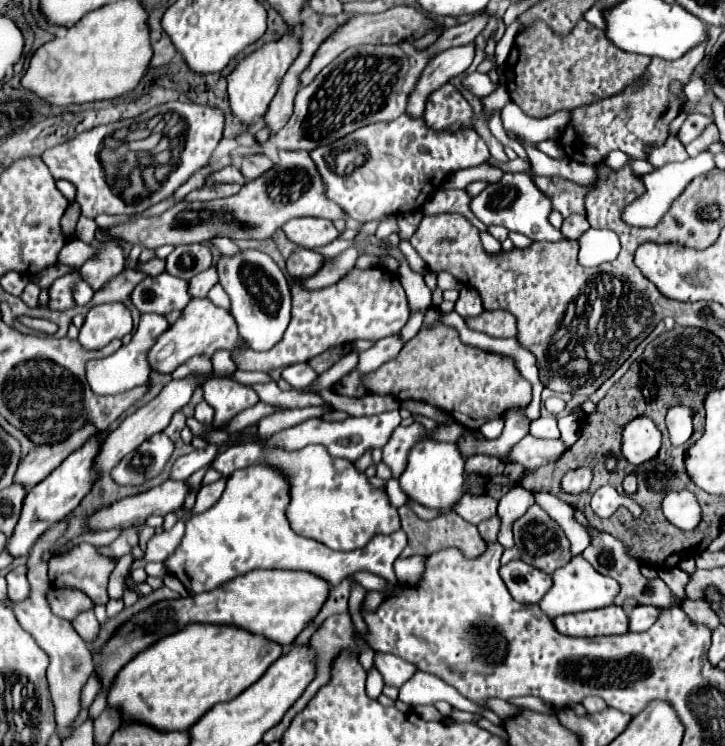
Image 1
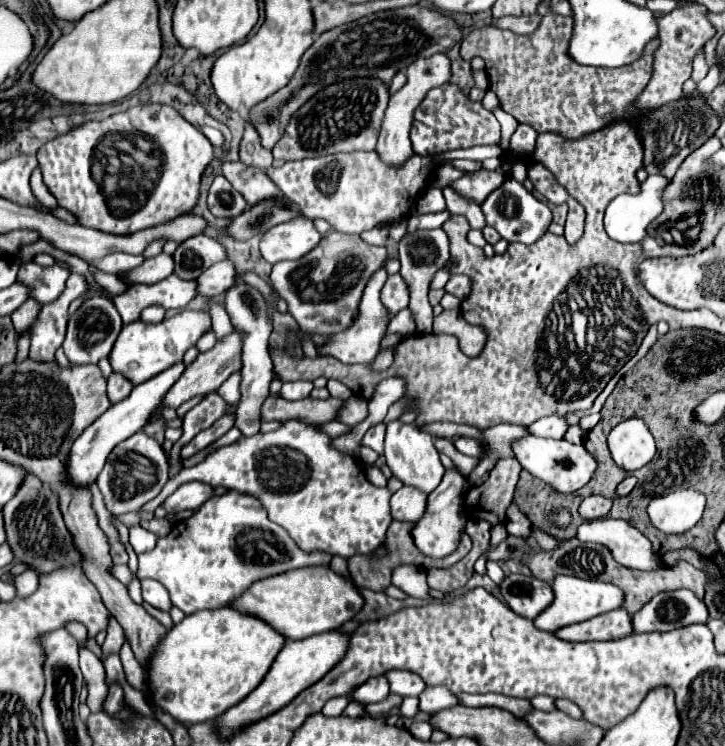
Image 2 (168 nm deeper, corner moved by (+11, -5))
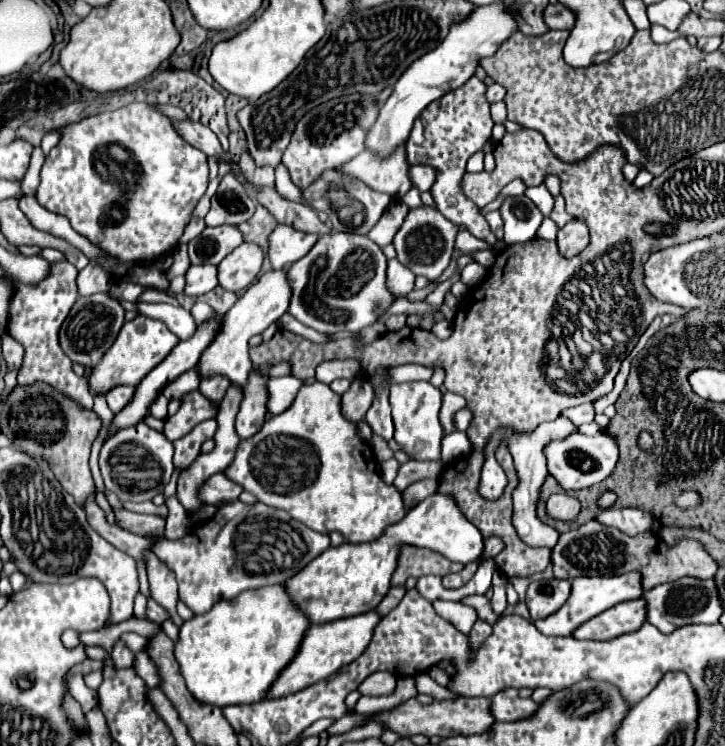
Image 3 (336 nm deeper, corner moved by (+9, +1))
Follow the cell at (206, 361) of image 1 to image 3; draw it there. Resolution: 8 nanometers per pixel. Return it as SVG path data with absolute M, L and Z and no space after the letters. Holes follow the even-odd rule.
M137 302L137 306L139 306L139 314L161 320L171 332L175 332L179 340L187 340L195 334L197 328L195 320L191 312L185 308L177 308L171 304L145 304L145 302Z

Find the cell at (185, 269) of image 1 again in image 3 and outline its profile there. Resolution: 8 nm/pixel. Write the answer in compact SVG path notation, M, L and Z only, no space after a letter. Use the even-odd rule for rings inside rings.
M237 226L205 228L197 238L189 242L189 258L191 264L219 264L241 244L243 236Z

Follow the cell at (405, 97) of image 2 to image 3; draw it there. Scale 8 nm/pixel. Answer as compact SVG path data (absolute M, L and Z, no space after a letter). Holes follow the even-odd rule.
M405 146L395 150L385 160L375 158L375 154L361 152L357 158L347 162L341 168L347 176L365 182L373 190L389 194L391 198L401 198L411 190L411 182L407 178L409 164L405 160Z

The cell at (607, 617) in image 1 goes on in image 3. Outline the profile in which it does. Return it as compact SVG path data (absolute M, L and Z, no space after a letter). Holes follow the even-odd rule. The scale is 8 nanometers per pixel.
M643 598L629 600L605 610L597 618L579 626L573 636L577 640L613 640L621 634L635 632L647 620L647 602Z

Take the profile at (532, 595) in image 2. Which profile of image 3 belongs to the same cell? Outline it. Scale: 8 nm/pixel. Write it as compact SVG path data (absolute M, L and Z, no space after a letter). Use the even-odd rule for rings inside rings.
M553 578L553 580L531 582L525 600L531 618L539 620L555 614L567 602L569 592L571 592L571 580Z

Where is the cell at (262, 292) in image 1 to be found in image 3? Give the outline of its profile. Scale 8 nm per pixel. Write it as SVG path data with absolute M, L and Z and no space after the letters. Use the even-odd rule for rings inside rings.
M253 370L249 384L243 390L241 410L237 414L237 434L241 440L247 440L261 430L265 422L265 414L267 414L265 404L267 404L265 378Z

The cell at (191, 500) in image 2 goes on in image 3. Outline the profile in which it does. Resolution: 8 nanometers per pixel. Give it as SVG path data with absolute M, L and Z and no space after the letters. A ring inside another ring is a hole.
M213 474L201 488L199 496L205 504L215 504L215 506L223 506L227 502L235 502L239 500L239 494L243 492L243 488L239 484L235 484L233 480L229 480L225 474Z

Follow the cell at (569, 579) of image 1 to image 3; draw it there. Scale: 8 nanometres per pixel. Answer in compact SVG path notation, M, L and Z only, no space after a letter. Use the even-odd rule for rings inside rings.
M627 572L621 576L579 576L573 580L573 588L571 588L571 596L567 600L567 604L563 604L563 608L555 614L551 614L549 618L541 618L535 622L537 630L547 634L547 636L571 636L575 628L579 628L581 624L585 624L587 620L591 620L593 616L605 612L607 608L619 604L619 602L627 602L627 600L635 600L643 596L643 588L641 588L641 574L639 572Z

